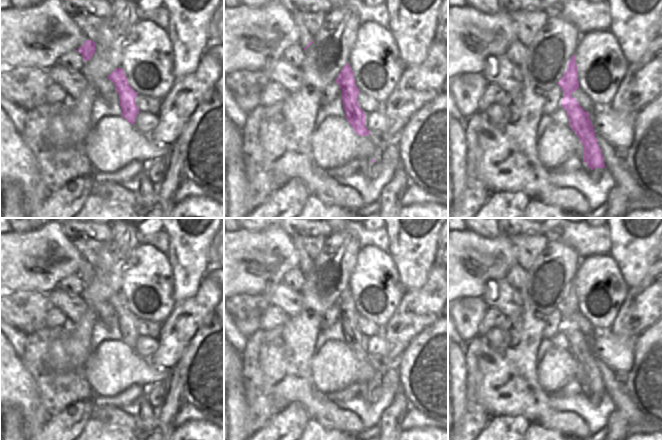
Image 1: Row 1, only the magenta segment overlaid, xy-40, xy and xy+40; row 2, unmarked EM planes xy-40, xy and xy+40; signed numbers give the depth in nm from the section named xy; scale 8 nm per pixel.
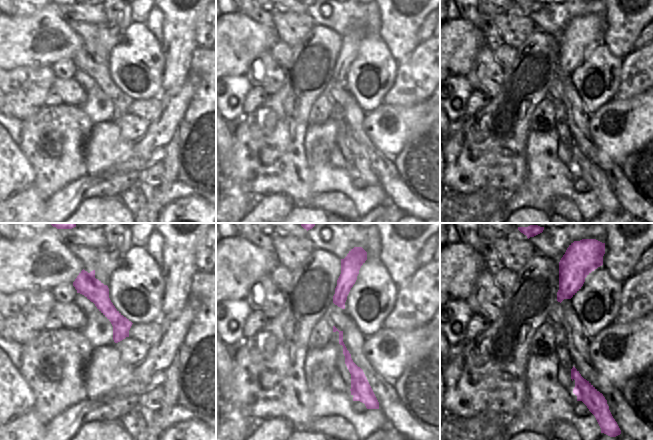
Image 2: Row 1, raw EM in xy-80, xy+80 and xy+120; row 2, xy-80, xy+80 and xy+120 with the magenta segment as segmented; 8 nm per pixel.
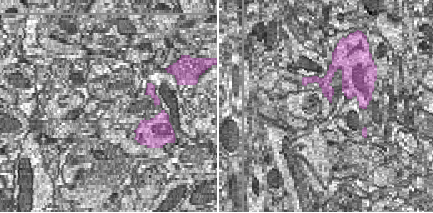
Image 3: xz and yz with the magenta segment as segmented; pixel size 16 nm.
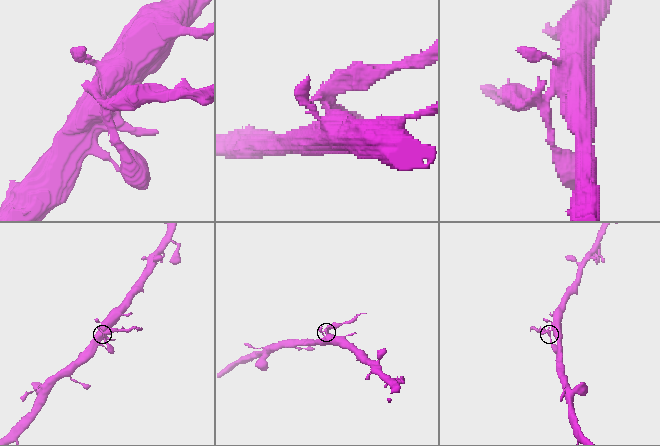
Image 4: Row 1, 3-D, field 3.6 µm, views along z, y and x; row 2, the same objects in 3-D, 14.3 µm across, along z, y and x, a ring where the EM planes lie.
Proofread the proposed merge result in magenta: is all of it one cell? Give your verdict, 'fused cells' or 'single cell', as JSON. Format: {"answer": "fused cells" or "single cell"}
{"answer": "fused cells"}

